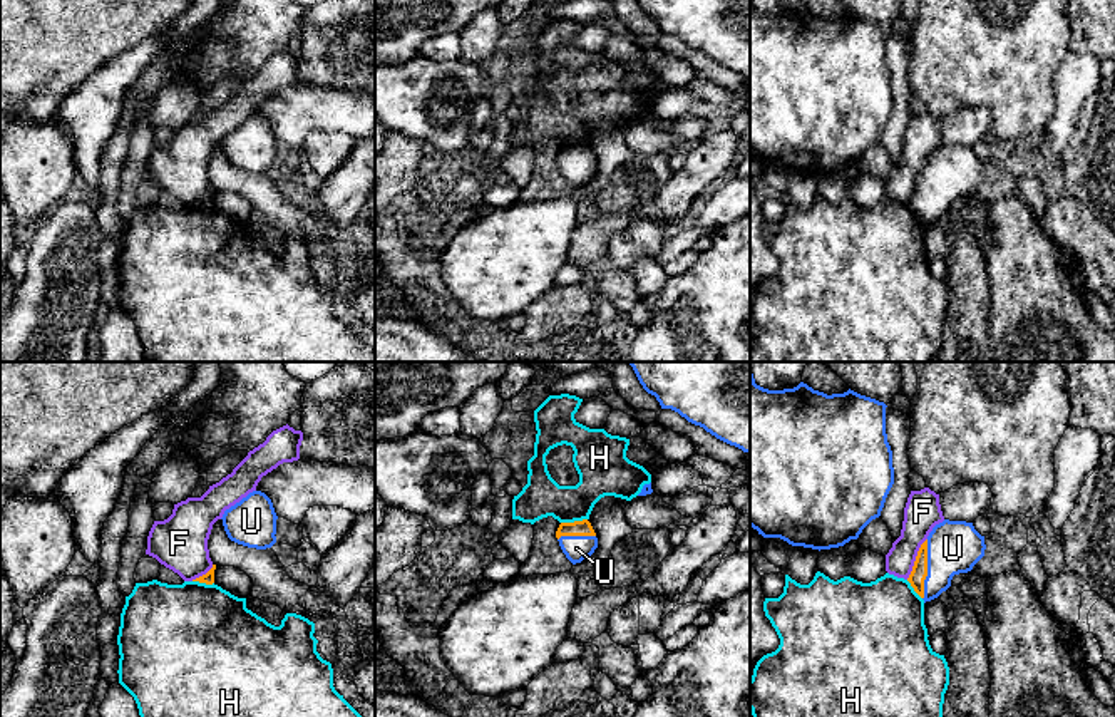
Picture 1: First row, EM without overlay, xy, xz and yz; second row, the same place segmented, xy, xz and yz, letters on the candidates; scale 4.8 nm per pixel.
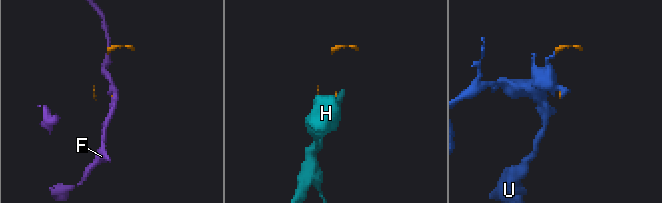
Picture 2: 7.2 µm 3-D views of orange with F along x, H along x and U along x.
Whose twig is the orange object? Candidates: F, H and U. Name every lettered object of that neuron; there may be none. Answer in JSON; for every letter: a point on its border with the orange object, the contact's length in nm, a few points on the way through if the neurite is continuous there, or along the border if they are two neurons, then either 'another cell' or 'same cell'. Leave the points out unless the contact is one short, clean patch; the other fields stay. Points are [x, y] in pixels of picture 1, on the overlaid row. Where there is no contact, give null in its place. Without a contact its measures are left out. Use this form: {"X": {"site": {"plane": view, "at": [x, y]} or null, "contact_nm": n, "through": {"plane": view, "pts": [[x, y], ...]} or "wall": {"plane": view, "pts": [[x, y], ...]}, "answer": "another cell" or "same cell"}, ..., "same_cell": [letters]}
{"F": {"site": {"plane": "yz", "at": [916, 558]}, "contact_nm": 220, "wall": {"plane": "yz", "pts": [[926, 538], [906, 578]]}, "answer": "another cell"}, "H": {"site": {"plane": "xz", "at": [575, 521]}, "contact_nm": 130, "wall": {"plane": "xz", "pts": [[586, 518], [561, 523]]}, "answer": "another cell"}, "U": {"site": {"plane": "yz", "at": [926, 570]}, "contact_nm": 280, "answer": "same cell"}, "same_cell": ["U"]}

